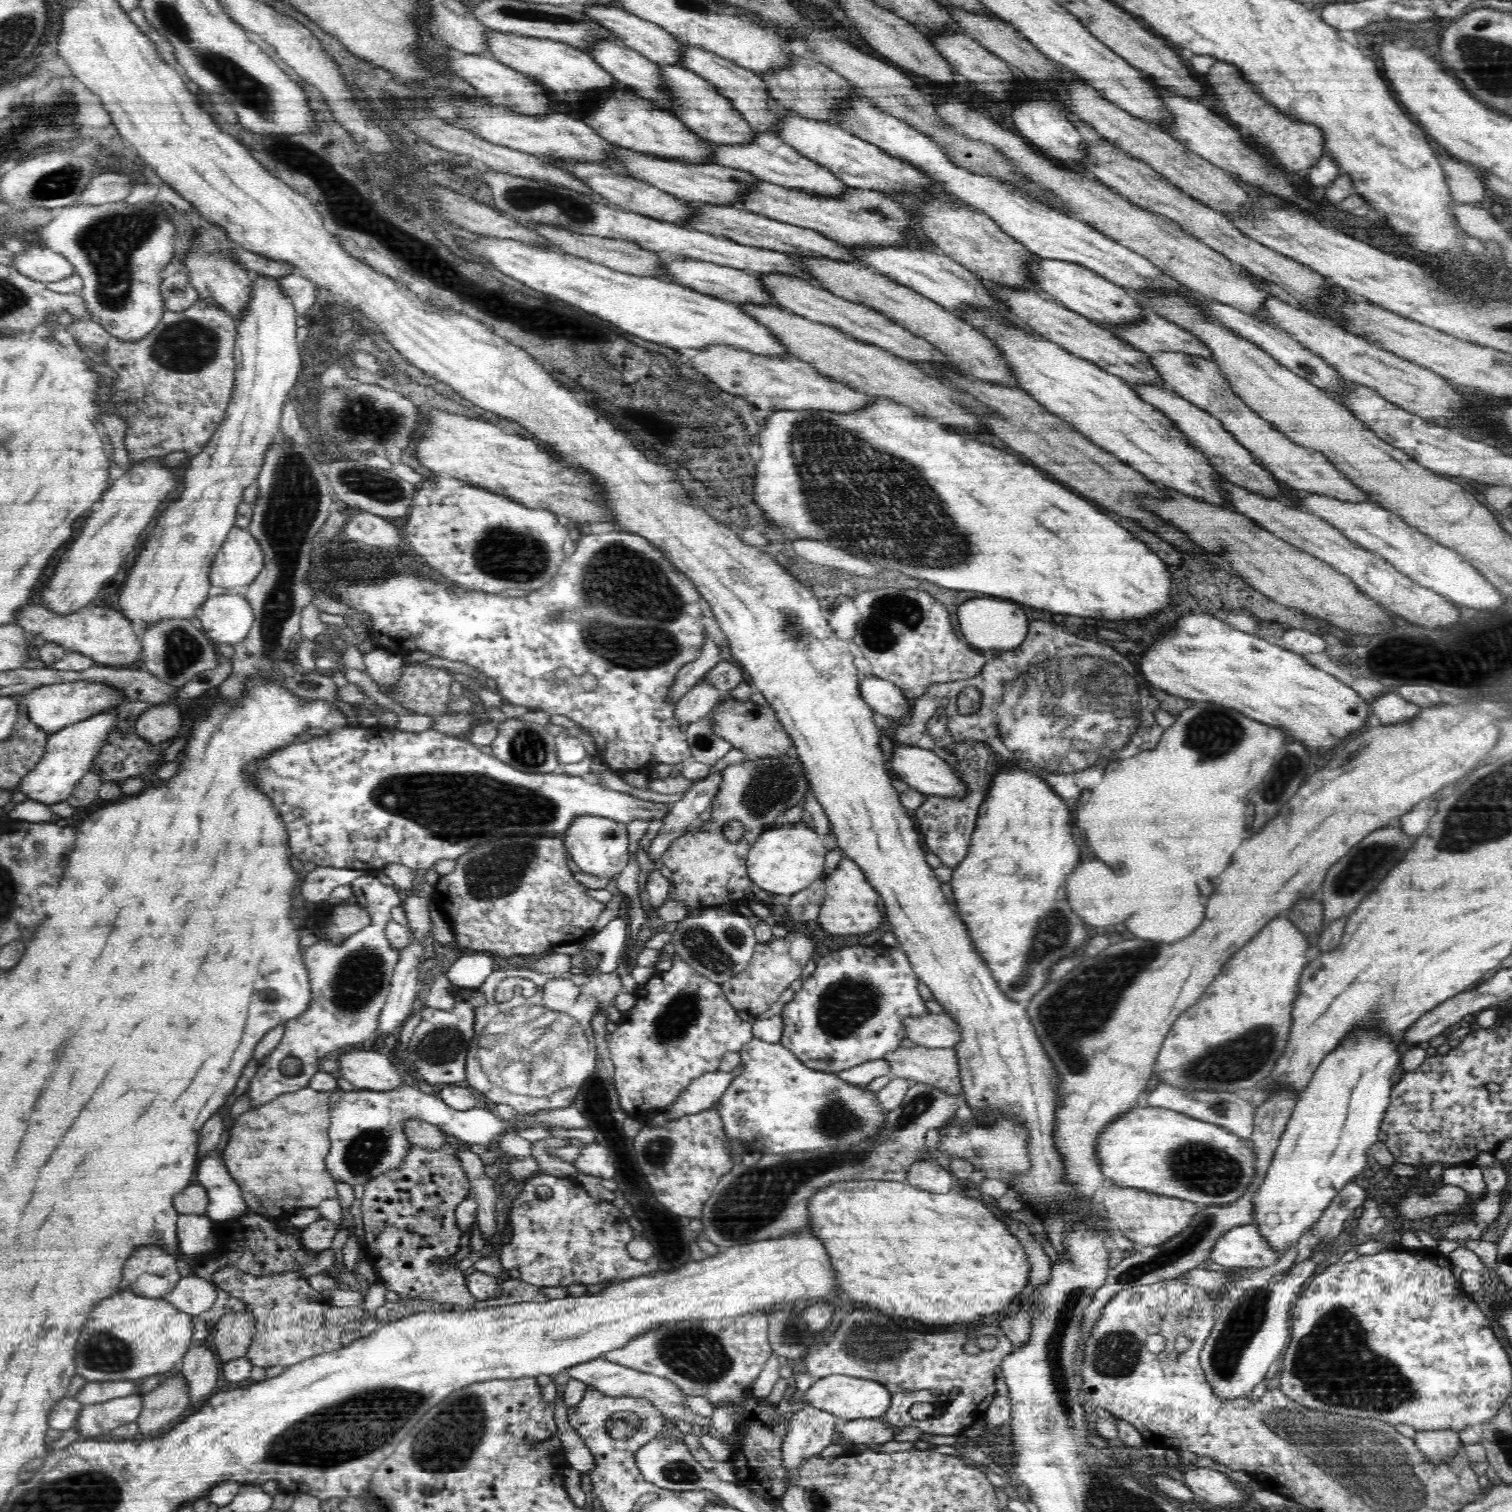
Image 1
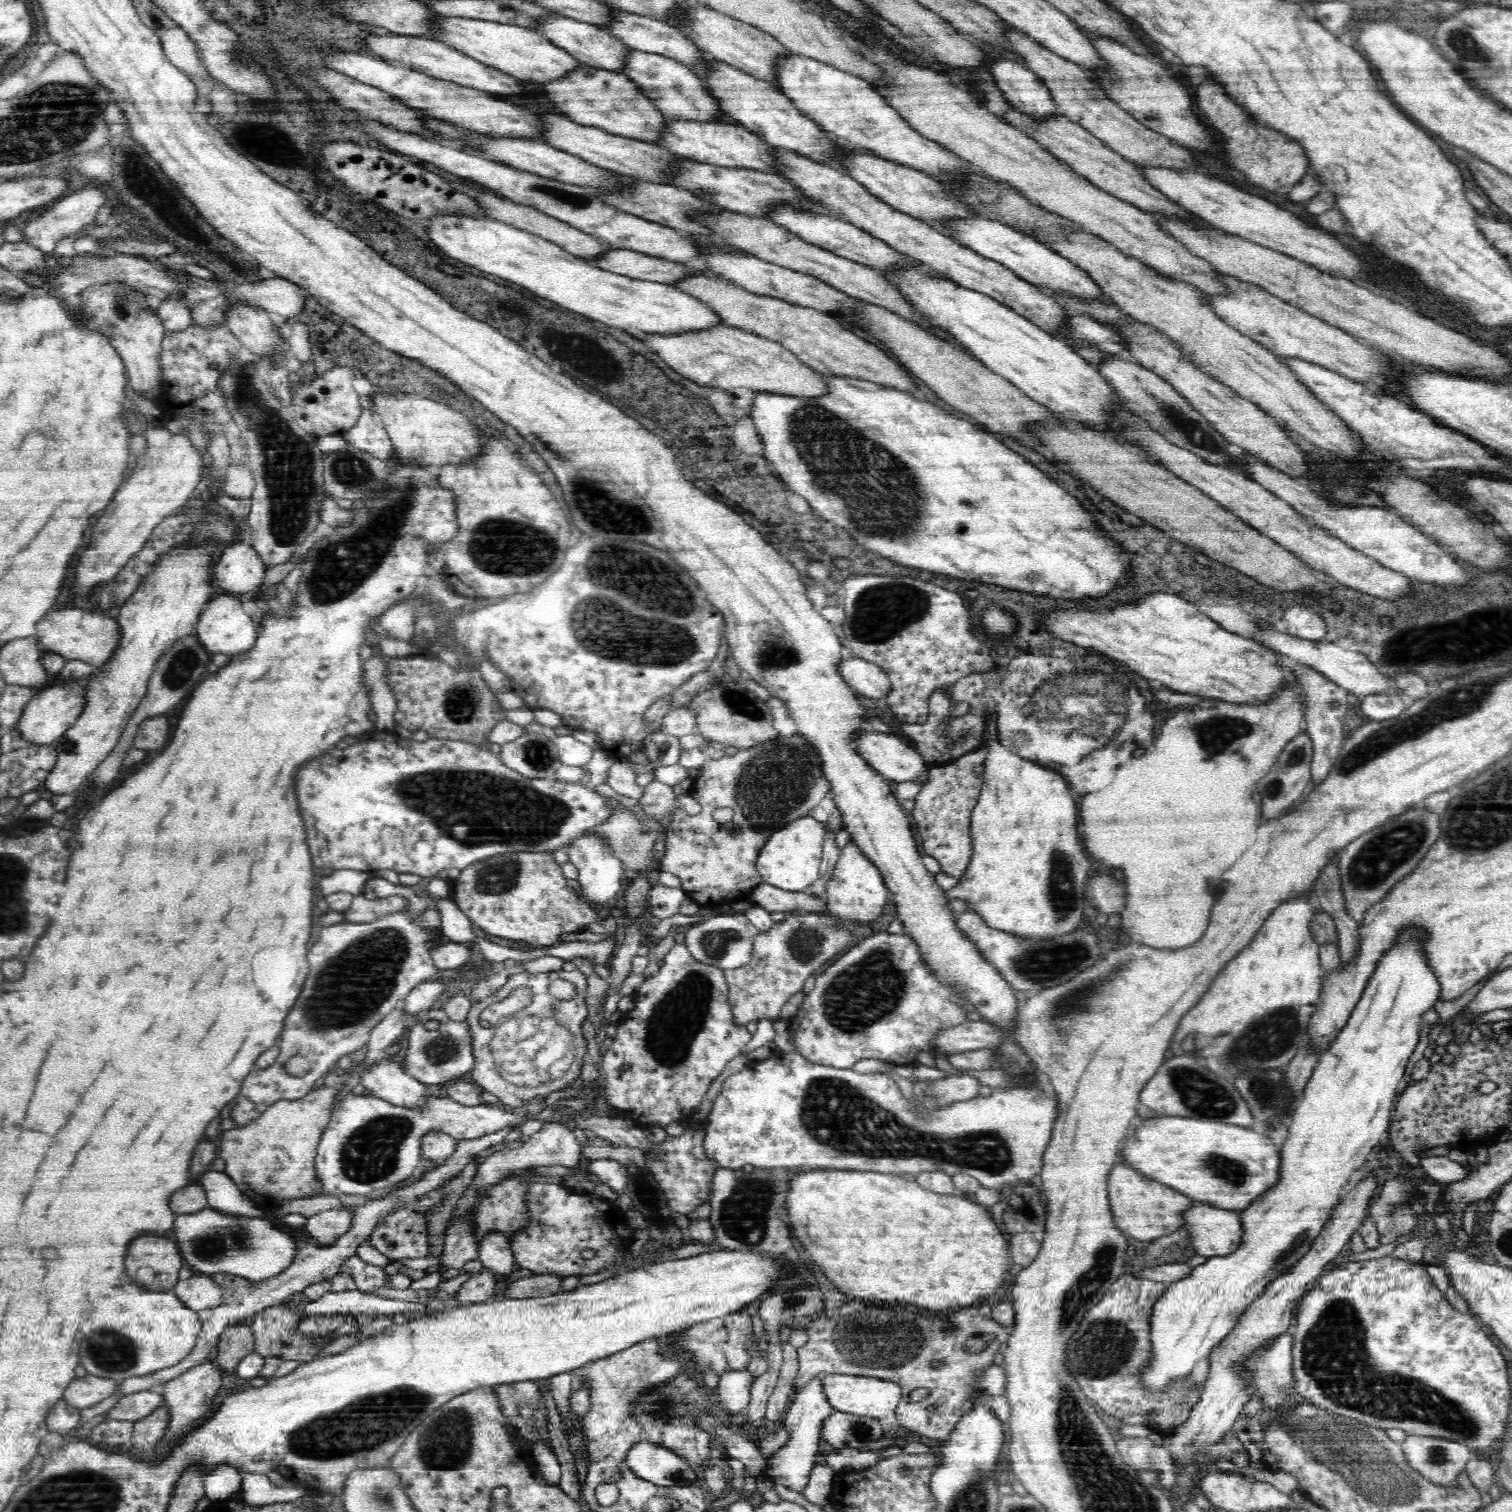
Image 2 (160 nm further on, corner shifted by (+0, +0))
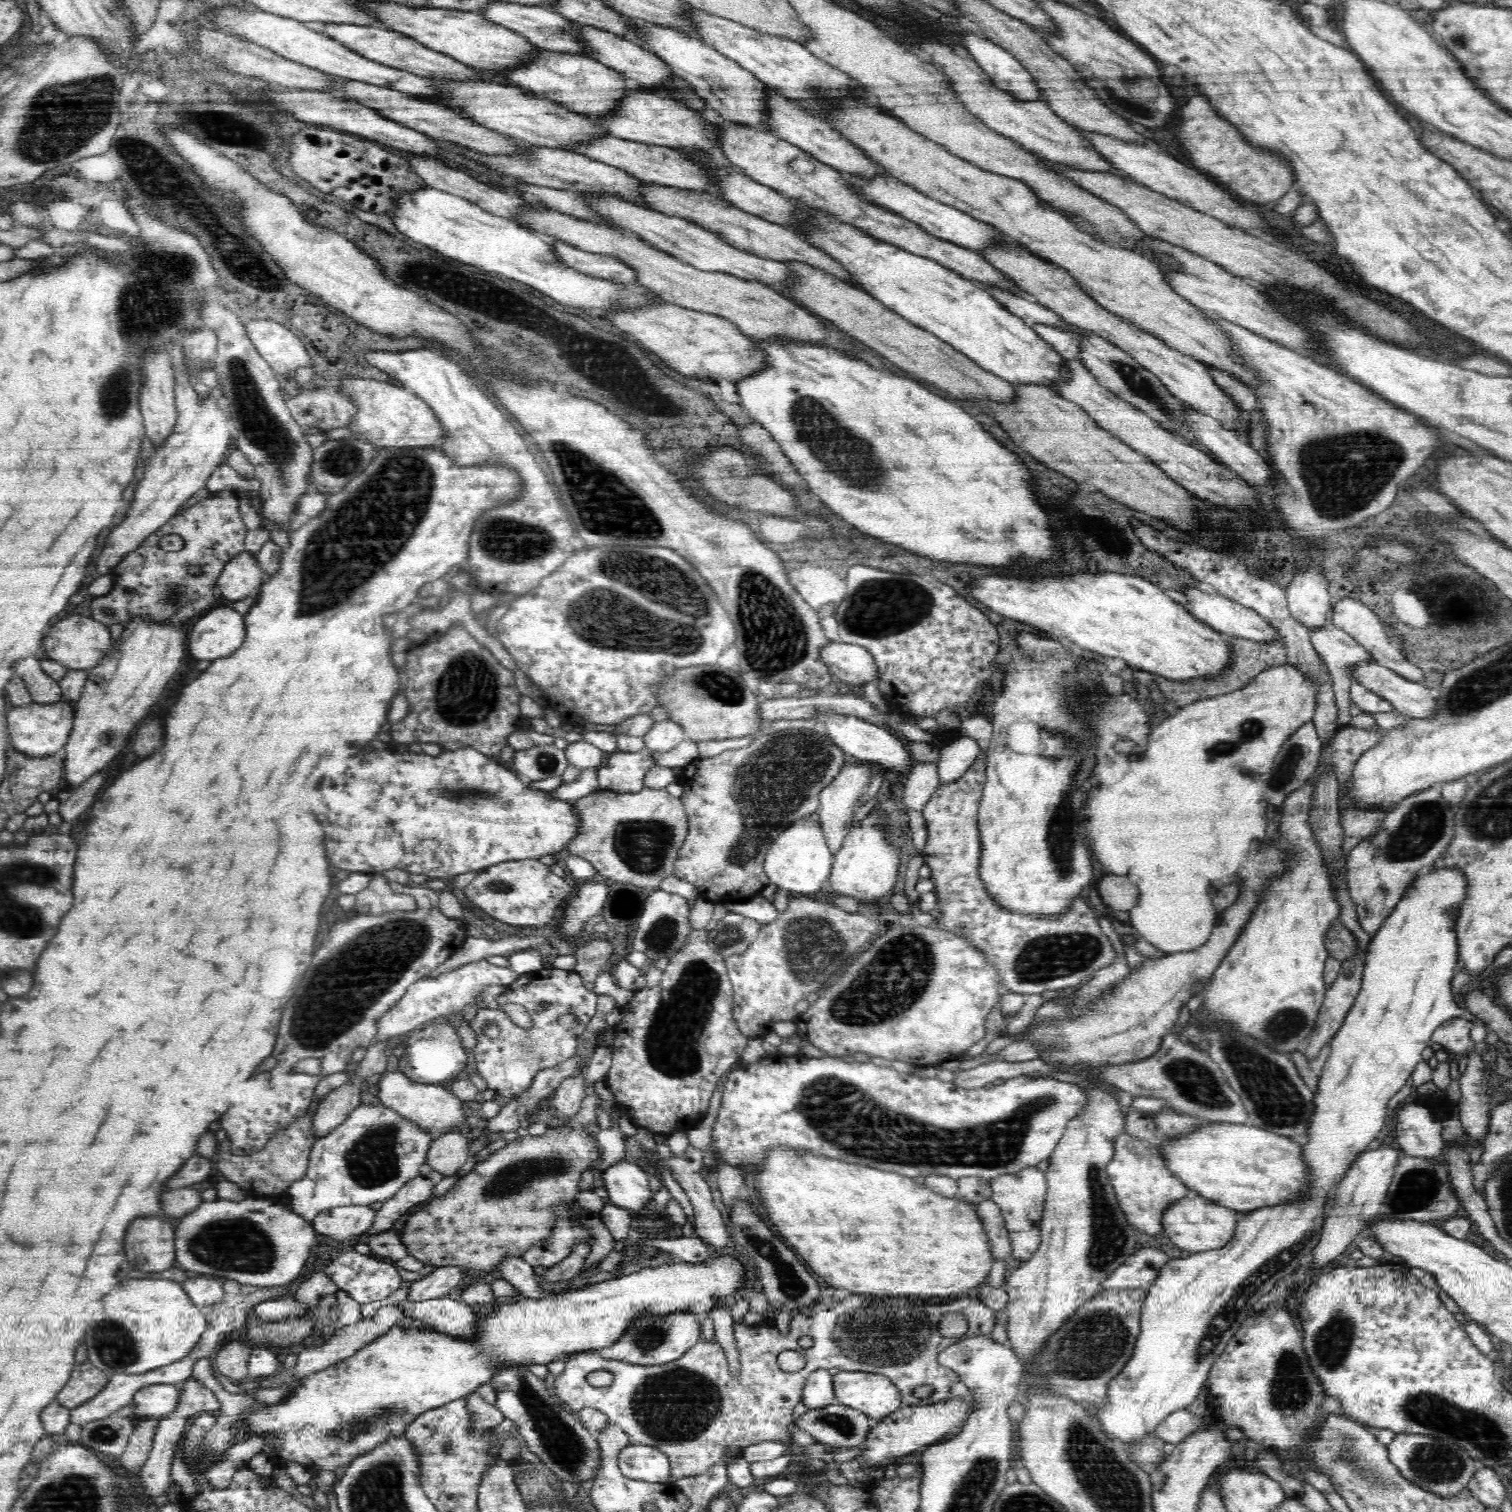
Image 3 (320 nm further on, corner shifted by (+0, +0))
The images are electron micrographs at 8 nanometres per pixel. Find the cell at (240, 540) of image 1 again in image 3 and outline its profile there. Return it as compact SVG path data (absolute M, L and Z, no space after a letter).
M245 551L227 561L217 584L224 598L238 601L258 592L259 586L268 579L268 573L260 569L253 553Z

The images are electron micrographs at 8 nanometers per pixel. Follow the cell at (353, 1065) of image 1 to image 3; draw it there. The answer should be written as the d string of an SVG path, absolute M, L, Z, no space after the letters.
M399 1070L384 1072L383 1077L375 1086L375 1094L382 1104L394 1109L394 1112L416 1121L421 1128L428 1129L433 1139L442 1134L449 1134L448 1128L450 1126L465 1127L464 1121L467 1118L465 1118L464 1101L452 1094L452 1091L448 1091L438 1084L420 1084L417 1081L411 1081Z

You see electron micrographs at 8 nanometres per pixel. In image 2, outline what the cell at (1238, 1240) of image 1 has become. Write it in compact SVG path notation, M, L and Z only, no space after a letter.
M1195 1202L1190 1211L1184 1212L1184 1221L1191 1247L1207 1258L1233 1253L1244 1236L1240 1213L1236 1211Z

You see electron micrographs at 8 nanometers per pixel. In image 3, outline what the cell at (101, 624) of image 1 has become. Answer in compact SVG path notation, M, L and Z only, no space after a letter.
M68 616L66 620L58 622L56 626L48 628L42 640L42 657L69 668L69 671L92 670L107 654L112 652L114 646L110 629L101 621L92 617Z

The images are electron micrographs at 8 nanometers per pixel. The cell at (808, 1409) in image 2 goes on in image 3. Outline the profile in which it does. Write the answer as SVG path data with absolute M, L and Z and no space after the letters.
M818 1370L810 1373L803 1388L801 1400L807 1409L826 1408L836 1402L831 1377L832 1370Z

